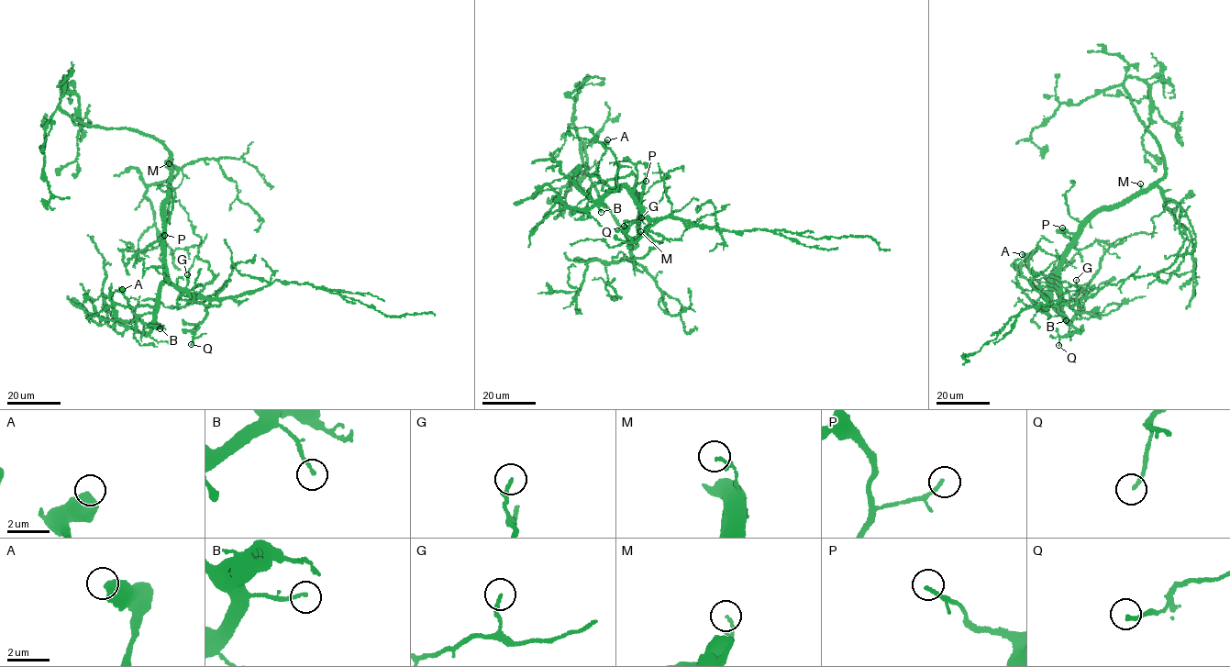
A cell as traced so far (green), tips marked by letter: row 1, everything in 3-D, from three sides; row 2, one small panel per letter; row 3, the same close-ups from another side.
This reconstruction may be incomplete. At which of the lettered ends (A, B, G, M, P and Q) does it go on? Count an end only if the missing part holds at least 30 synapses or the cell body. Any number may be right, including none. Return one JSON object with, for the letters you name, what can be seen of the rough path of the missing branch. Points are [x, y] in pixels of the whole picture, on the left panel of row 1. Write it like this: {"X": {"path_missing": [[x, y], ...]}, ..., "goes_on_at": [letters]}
{"goes_on_at": []}

